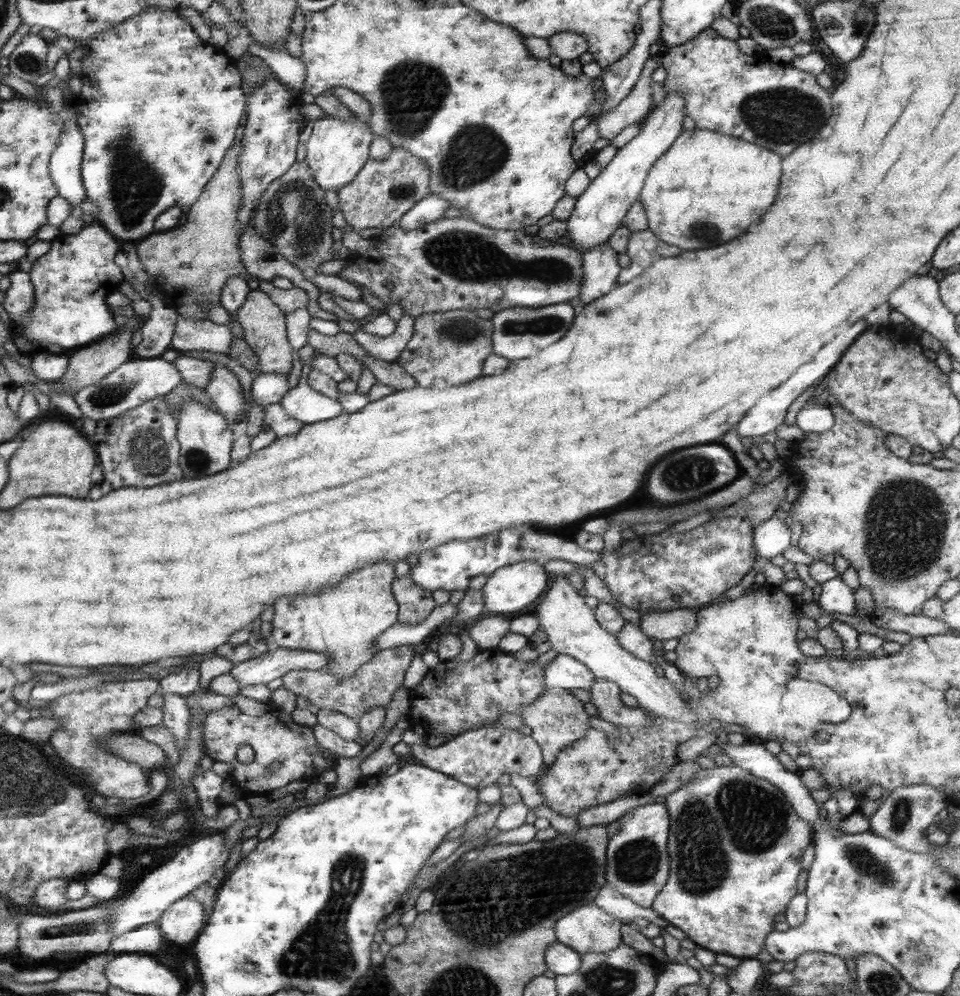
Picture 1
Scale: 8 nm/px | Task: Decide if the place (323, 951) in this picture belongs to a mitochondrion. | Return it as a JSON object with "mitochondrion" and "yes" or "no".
{"mitochondrion":"yes"}

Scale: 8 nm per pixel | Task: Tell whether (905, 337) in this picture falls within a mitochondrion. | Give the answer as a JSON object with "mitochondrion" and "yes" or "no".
{"mitochondrion":"no"}

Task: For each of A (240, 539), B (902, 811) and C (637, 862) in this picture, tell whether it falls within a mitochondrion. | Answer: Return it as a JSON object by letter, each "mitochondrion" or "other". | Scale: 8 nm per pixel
{"A":"other","B":"mitochondrion","C":"mitochondrion"}

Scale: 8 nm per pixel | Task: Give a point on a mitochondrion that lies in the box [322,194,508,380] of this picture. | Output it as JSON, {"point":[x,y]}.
{"point":[461,255]}

